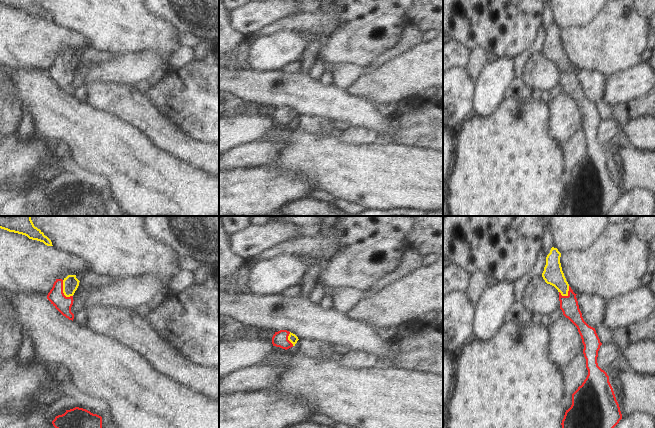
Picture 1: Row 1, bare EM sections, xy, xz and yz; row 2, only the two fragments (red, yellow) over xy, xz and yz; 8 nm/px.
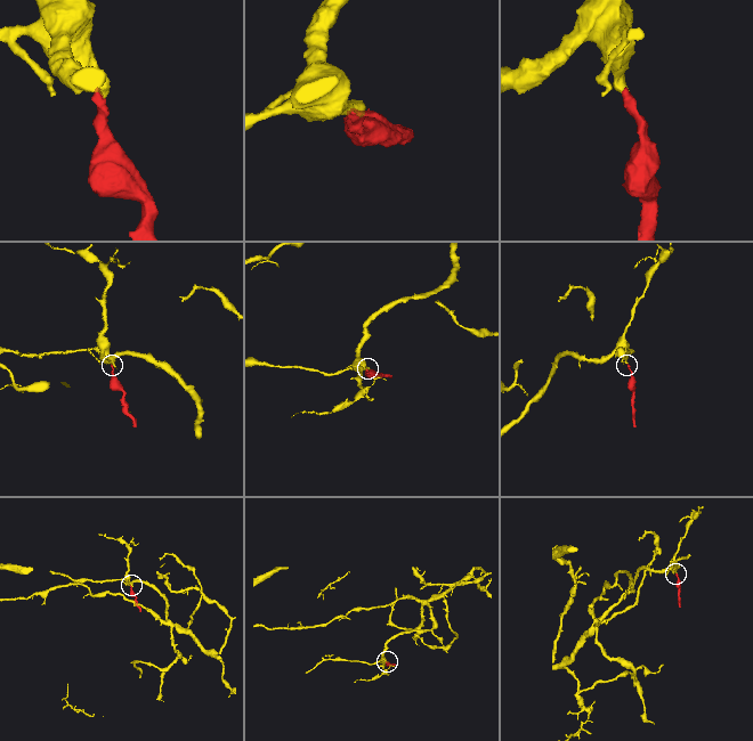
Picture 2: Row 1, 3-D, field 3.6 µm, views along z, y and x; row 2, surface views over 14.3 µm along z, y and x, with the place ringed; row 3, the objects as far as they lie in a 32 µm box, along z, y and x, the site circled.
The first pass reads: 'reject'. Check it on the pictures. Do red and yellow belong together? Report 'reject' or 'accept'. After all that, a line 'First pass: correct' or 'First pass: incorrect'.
accept
First pass: incorrect

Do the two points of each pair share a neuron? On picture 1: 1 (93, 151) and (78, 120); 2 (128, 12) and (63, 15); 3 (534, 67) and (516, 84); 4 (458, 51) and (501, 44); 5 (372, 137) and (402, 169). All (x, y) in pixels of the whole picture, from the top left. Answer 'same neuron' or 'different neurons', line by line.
1: same neuron
2: same neuron
3: different neurons
4: different neurons
5: different neurons

